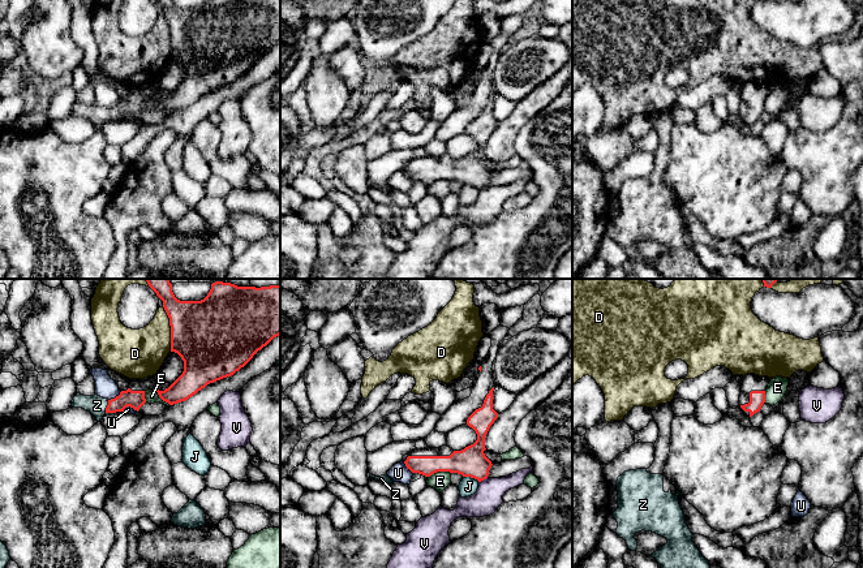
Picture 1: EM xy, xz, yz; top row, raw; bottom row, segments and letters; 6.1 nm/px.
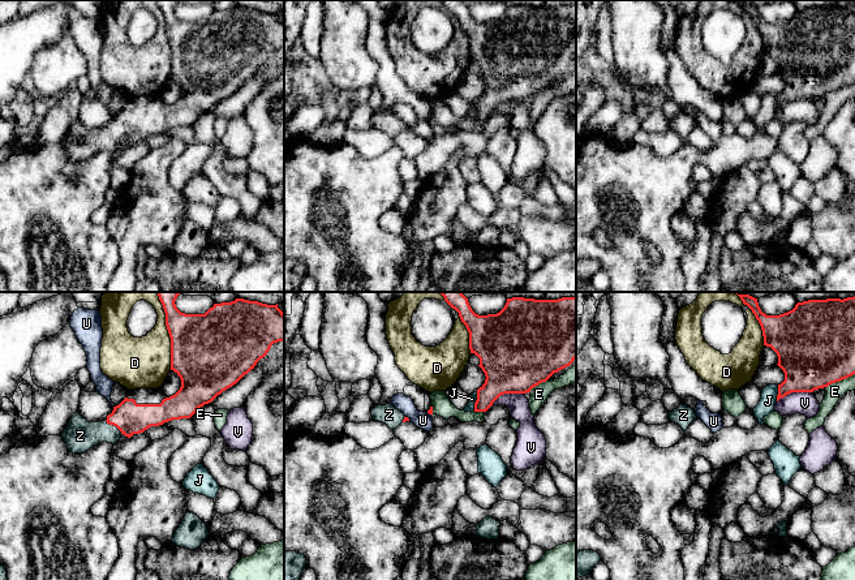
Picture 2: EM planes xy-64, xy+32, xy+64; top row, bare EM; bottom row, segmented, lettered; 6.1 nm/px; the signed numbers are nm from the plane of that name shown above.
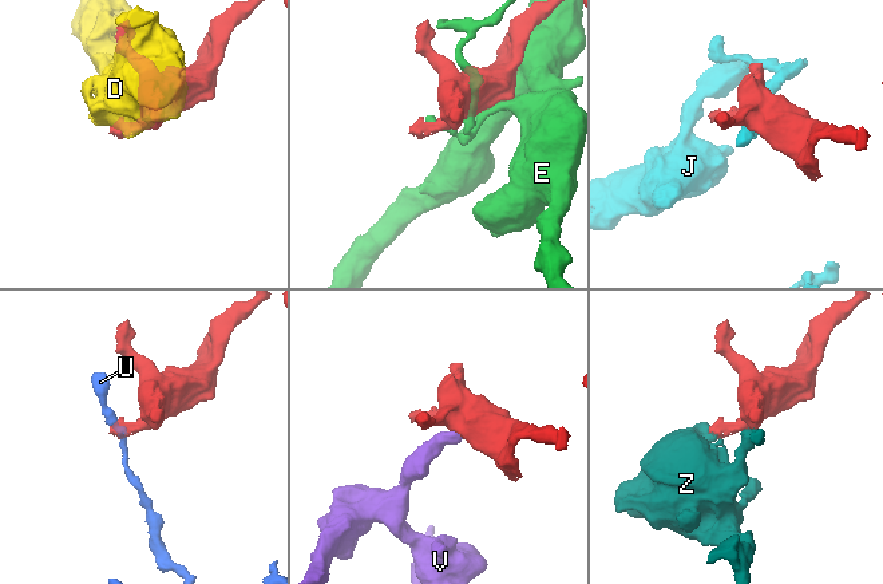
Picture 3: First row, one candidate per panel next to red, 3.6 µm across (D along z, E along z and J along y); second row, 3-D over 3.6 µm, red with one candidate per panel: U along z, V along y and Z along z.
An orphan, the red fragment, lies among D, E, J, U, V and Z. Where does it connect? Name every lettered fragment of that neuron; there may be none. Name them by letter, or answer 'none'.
Z

